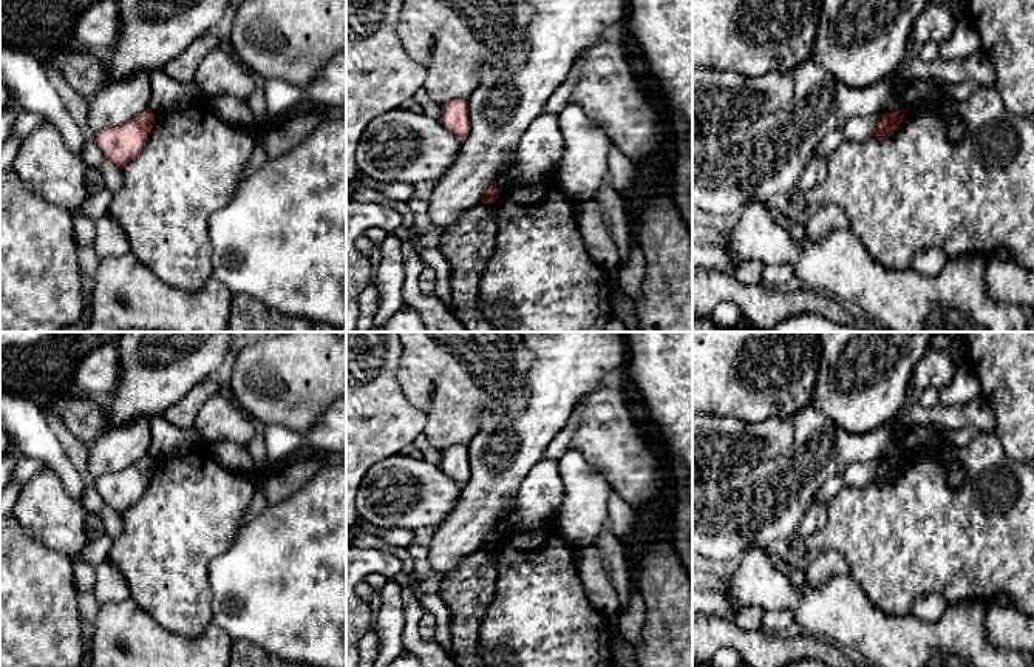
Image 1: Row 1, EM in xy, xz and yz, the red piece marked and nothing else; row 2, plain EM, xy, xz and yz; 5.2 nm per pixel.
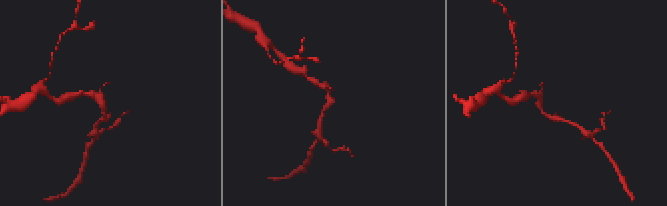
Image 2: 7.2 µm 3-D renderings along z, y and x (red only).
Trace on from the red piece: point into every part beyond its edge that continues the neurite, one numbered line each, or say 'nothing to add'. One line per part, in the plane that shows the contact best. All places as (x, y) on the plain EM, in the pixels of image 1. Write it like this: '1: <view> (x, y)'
nothing to add

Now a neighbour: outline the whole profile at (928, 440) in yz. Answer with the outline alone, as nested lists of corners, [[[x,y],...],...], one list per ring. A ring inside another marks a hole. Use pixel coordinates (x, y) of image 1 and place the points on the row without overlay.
[[[935,425],[917,426],[906,437],[906,454],[912,457],[940,459],[951,448],[954,446],[943,435],[943,428]]]

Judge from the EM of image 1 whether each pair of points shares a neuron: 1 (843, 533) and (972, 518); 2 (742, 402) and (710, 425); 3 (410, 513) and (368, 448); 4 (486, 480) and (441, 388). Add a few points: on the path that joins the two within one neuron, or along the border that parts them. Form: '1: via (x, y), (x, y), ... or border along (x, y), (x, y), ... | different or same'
1: via (875, 533), (940, 533) | same
2: border along (708, 413), (756, 423) | different
3: border along (401, 451), (379, 459), (362, 479) | different
4: border along (489, 413), (479, 417), (479, 429), (467, 445) | different

